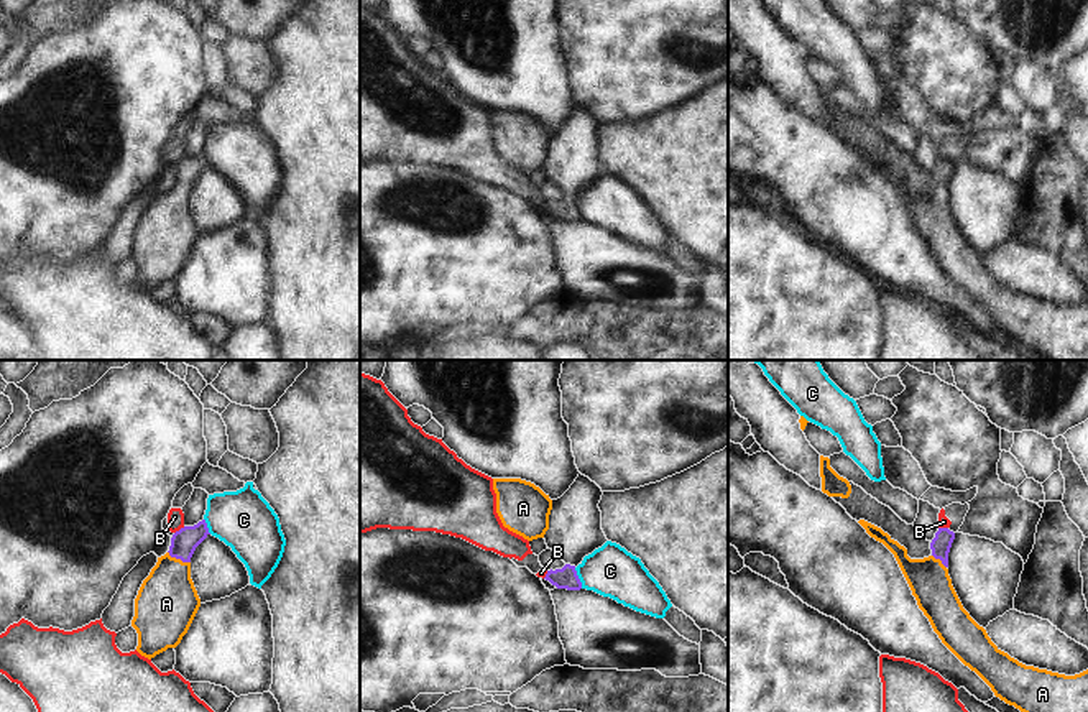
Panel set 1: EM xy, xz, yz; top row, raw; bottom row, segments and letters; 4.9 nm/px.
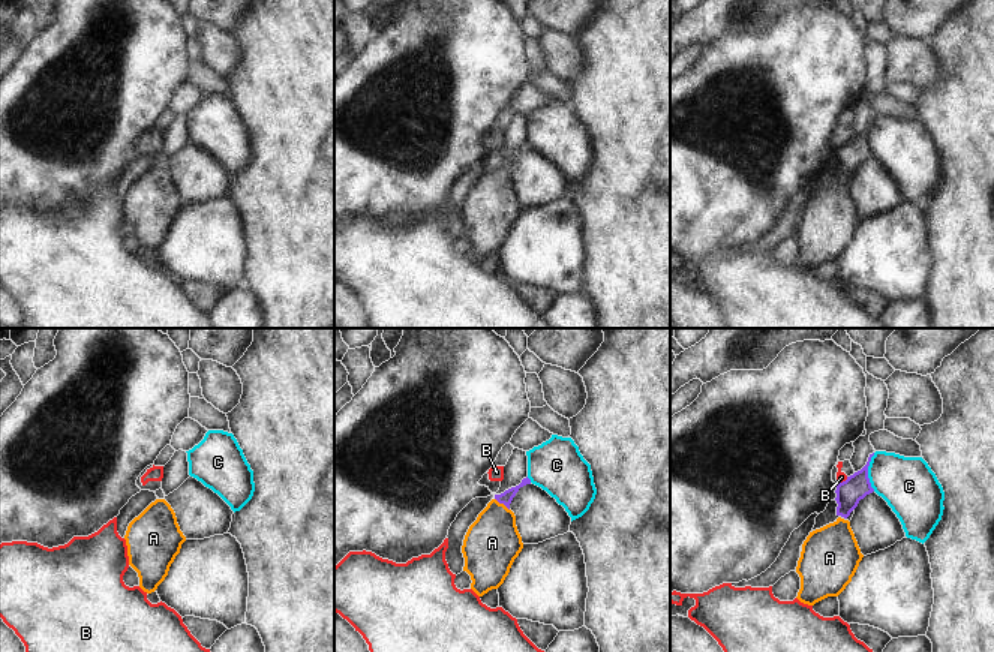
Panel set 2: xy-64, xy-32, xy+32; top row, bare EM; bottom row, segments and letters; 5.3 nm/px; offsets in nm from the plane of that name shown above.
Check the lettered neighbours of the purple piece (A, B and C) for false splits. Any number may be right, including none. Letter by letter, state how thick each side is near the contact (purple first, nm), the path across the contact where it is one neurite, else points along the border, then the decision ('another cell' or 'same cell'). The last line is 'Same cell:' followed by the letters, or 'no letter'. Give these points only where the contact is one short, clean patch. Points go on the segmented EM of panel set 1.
A: 130/300 nm | across xy (184, 541), (178, 558), (170, 579), (166, 604) | same cell
B: 130/80 nm | along xy (184, 527), (175, 533) | another cell
C: 110/260 nm | along xz (574, 568), (582, 587) | another cell
Same cell: A

